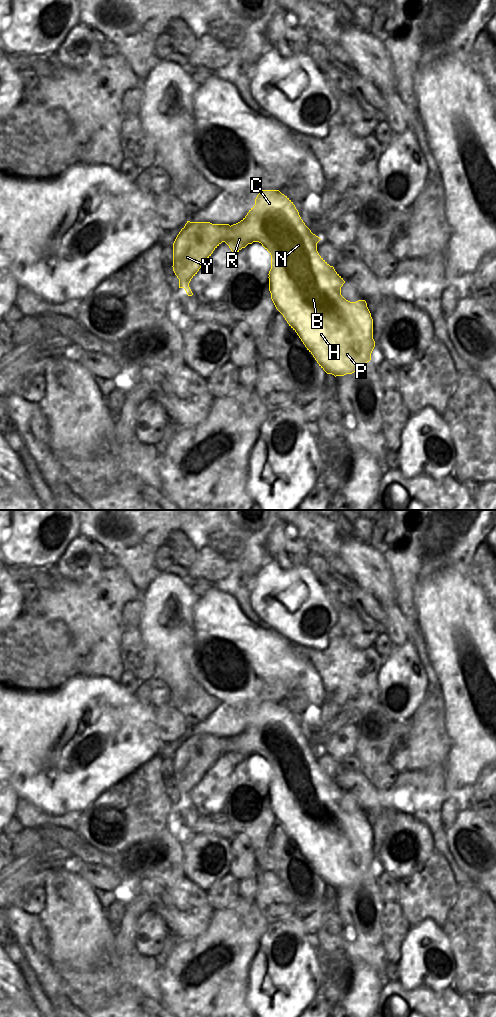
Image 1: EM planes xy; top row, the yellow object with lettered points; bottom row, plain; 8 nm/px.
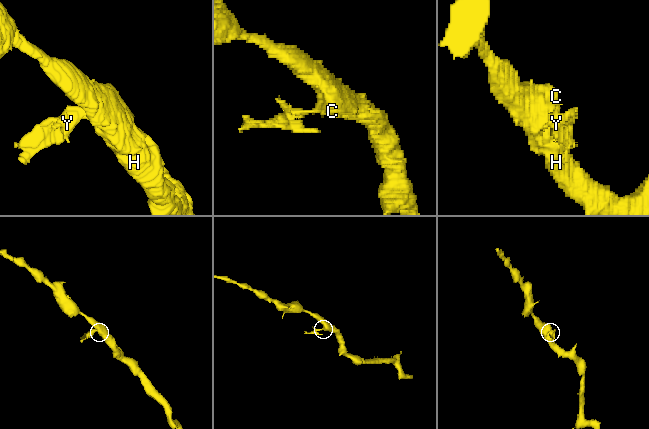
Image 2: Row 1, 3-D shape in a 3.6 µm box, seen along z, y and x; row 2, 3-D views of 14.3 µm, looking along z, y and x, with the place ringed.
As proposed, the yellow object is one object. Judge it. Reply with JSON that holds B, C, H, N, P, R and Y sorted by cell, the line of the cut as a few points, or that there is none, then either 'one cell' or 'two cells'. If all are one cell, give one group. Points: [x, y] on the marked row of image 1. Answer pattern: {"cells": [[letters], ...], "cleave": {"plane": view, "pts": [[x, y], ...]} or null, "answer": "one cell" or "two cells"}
{"cells": [["B", "C", "H", "N", "P", "R"], ["Y"]], "cleave": {"plane": "xy", "pts": [[229, 225], [225, 242]]}, "answer": "two cells"}

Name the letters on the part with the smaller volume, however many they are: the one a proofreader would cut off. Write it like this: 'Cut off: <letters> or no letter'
Cut off: Y

